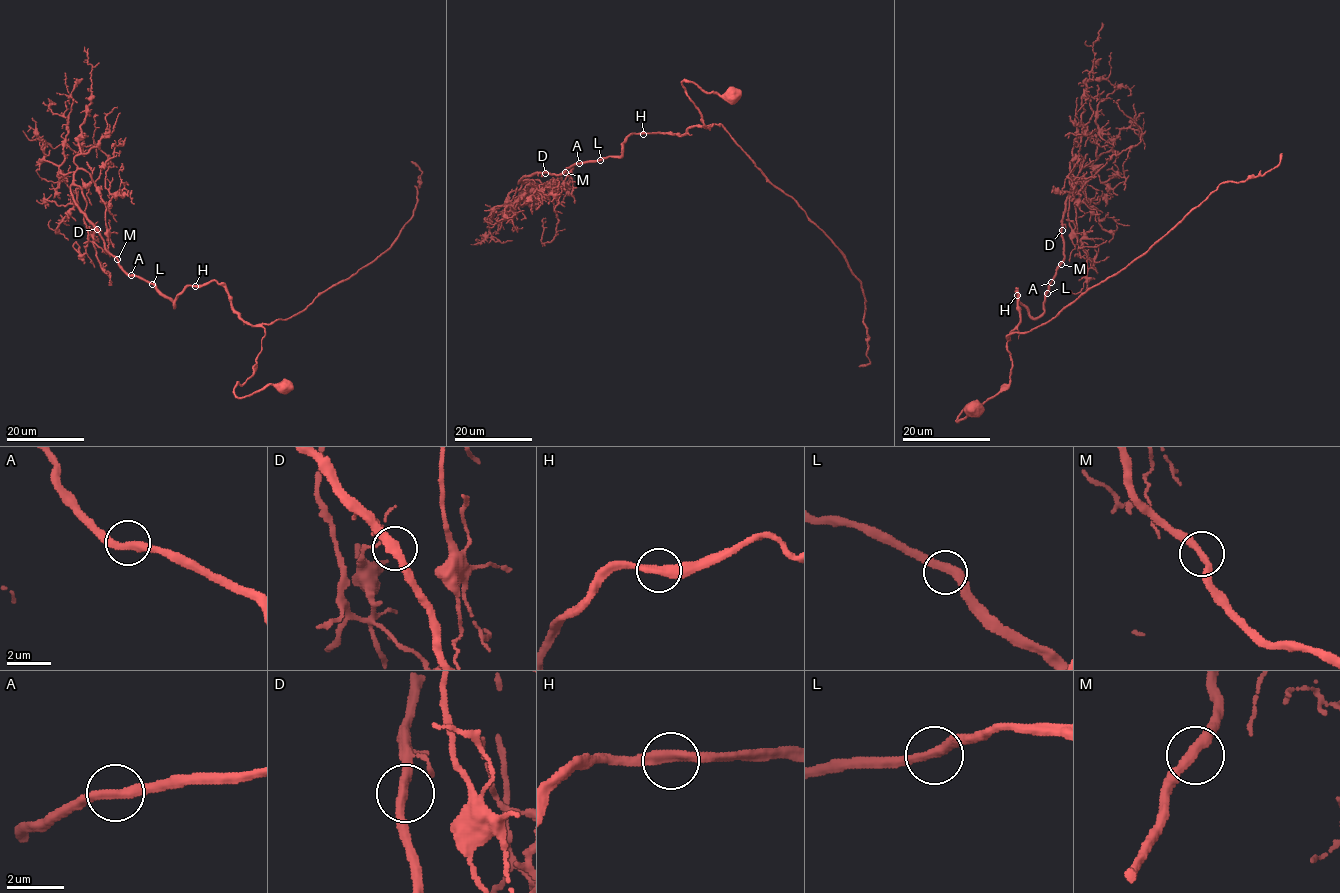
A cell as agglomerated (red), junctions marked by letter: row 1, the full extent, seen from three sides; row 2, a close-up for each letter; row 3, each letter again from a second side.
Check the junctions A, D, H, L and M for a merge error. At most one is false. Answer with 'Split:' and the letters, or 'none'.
Split: none

